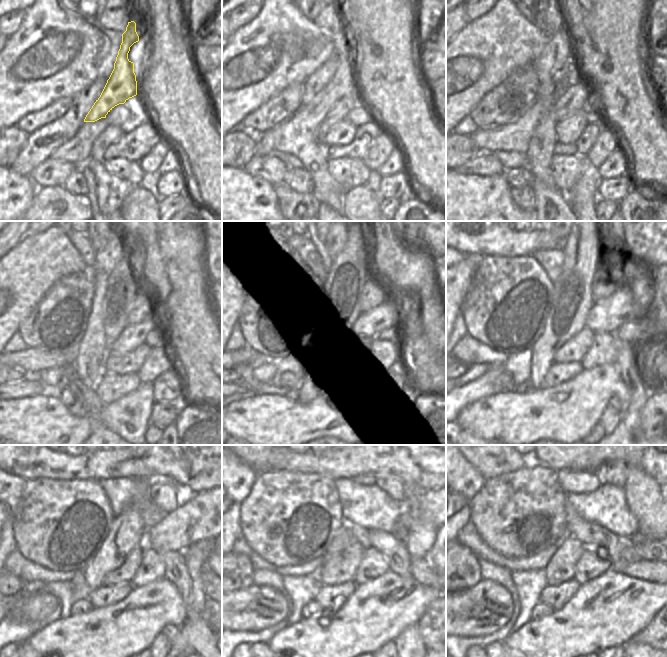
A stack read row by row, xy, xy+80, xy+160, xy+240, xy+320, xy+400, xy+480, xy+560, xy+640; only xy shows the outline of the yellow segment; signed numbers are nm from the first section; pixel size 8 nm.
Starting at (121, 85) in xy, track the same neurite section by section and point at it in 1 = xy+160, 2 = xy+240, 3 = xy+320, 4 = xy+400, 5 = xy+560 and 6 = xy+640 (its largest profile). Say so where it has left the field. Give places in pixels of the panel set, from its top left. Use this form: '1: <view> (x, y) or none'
1: xy+160 (516, 137)
2: xy+240 (32, 360)
3: xy+320 (242, 358)
4: none
5: none
6: none

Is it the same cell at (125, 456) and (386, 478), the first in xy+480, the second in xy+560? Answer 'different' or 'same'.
different

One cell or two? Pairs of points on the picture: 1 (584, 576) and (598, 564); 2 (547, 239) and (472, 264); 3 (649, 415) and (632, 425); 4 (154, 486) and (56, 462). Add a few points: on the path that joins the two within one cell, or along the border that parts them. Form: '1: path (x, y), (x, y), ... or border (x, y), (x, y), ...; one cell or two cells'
1: path (584, 572), (594, 564); one cell
2: border (465, 254), (481, 254), (483, 256); two cells
3: border (647, 399), (640, 413), (640, 426), (643, 434); two cells
4: border (148, 481), (170, 480), (172, 482); two cells

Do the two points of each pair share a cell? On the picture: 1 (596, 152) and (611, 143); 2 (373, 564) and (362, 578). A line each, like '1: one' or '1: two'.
1: one
2: one

